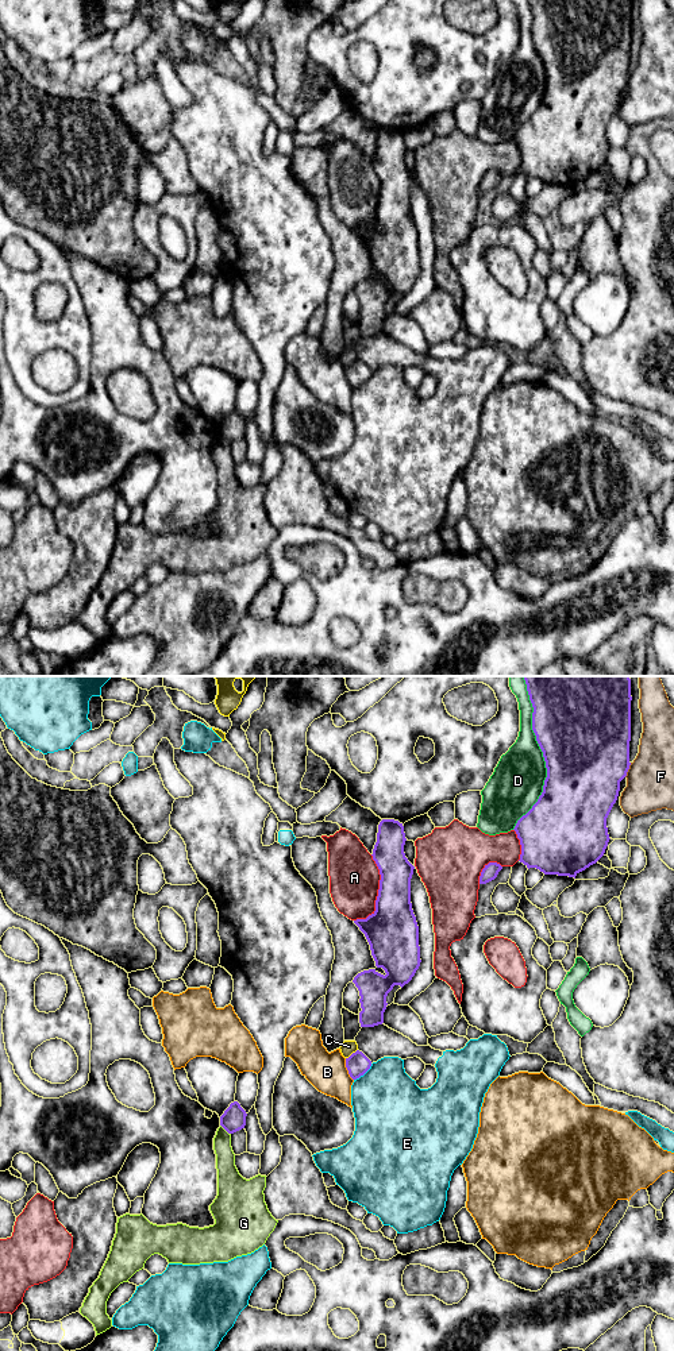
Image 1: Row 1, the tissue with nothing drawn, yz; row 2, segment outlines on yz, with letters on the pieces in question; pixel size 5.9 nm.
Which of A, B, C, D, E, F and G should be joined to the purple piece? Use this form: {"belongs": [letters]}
{"belongs": []}

